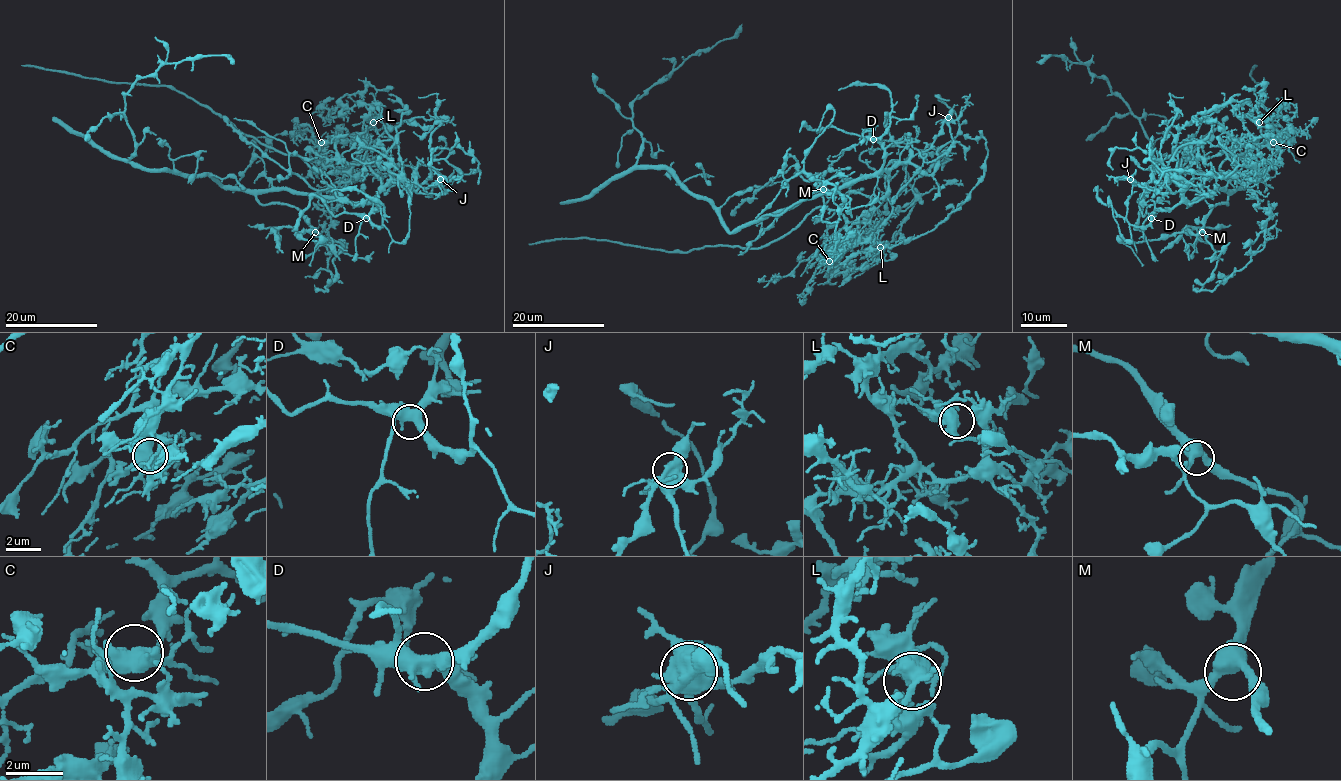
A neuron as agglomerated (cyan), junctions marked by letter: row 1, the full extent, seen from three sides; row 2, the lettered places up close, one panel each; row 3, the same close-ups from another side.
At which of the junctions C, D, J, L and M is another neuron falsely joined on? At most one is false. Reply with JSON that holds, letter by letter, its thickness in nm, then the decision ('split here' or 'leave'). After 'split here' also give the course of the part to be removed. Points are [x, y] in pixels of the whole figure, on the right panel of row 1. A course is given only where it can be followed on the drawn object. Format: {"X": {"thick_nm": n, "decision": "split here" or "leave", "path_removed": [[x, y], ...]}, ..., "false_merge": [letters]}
{"C": {"thick_nm": 550, "decision": "leave"}, "D": {"thick_nm": 480, "decision": "leave"}, "J": {"thick_nm": 600, "decision": "split here", "path_removed": [[1129, 179], [1174, 193], [1155, 167], [1194, 139], [1222, 149], [1234, 171], [1219, 165], [1260, 138], [1257, 65]]}, "L": {"thick_nm": 480, "decision": "leave"}, "M": {"thick_nm": 460, "decision": "leave"}, "false_merge": ["J"]}

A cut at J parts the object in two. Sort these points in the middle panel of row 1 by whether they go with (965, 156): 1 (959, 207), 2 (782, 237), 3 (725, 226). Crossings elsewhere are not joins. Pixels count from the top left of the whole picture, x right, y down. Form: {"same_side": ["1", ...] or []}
{"same_side": ["3"]}

